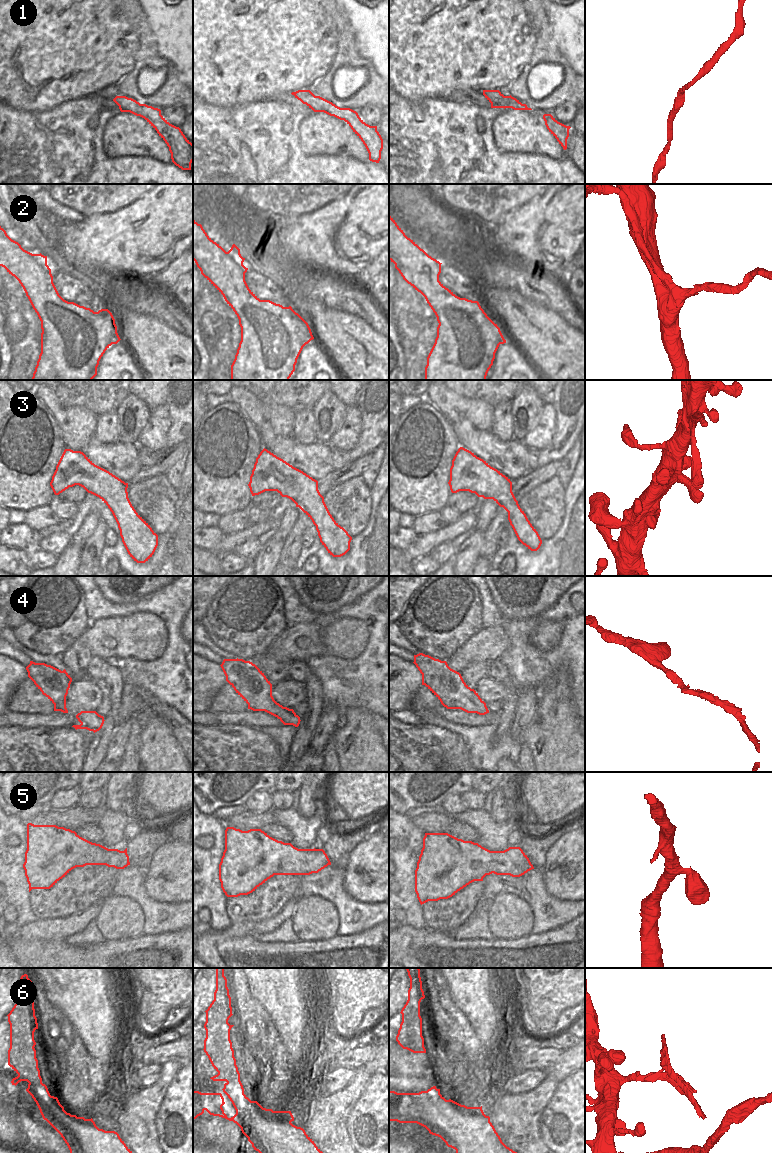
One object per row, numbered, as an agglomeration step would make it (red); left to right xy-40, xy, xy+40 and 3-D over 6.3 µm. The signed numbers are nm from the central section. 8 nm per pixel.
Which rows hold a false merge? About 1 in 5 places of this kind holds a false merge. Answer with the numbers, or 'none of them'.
6

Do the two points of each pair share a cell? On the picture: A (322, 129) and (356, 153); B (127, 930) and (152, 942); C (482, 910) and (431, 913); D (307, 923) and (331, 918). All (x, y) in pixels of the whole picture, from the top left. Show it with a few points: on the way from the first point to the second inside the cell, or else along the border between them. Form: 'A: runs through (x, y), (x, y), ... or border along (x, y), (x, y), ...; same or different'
A: runs through (330, 136), (348, 145); same
B: border along (142, 934), (133, 938), (120, 938), (117, 941); different
C: border along (482, 889), (482, 895), (475, 909), (457, 928); different
D: runs through (313, 920), (325, 918); same

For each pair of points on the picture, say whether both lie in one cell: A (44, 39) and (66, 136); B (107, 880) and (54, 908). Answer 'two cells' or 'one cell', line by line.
A: two cells
B: one cell

